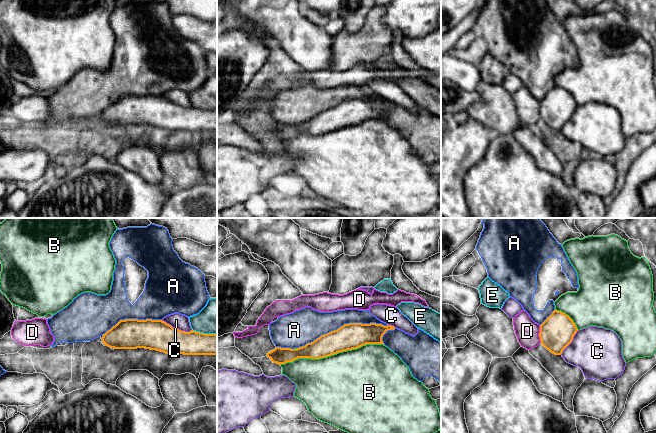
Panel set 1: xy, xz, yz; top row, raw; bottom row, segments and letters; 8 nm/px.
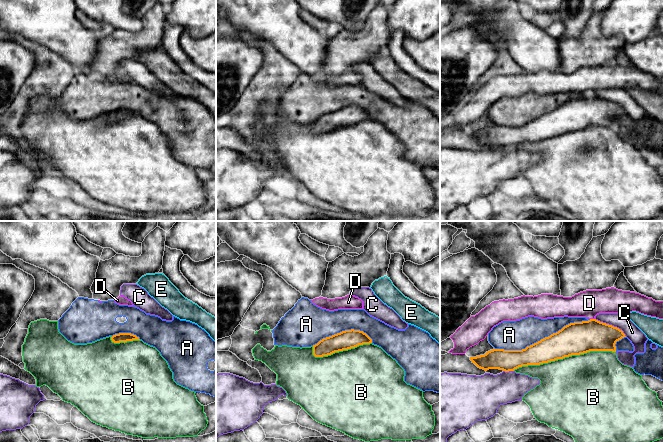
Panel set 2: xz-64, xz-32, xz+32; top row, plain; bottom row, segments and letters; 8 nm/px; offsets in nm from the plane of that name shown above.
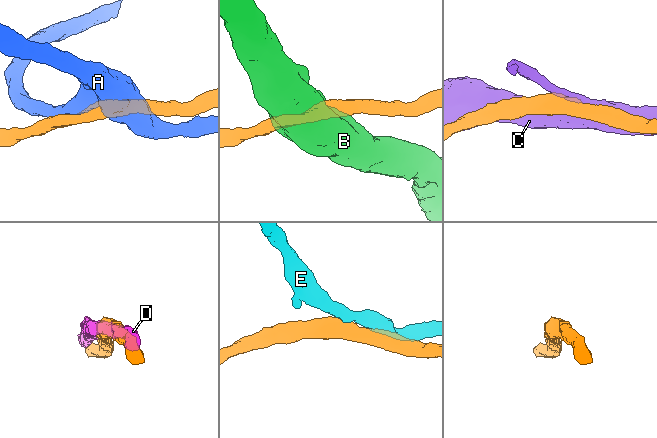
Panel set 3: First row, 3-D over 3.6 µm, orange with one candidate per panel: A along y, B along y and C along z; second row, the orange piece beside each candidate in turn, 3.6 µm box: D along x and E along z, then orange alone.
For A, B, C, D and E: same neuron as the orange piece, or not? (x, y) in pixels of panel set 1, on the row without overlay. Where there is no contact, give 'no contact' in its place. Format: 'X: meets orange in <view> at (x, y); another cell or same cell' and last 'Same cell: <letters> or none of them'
A: meets orange in xz at (343, 101); another cell
B: meets orange in xz at (331, 130); another cell
C: meets orange in xy at (176, 105); same cell
D: meets orange in yz at (539, 110); another cell
E: meets orange in xy at (203, 109); another cell
Same cell: C

